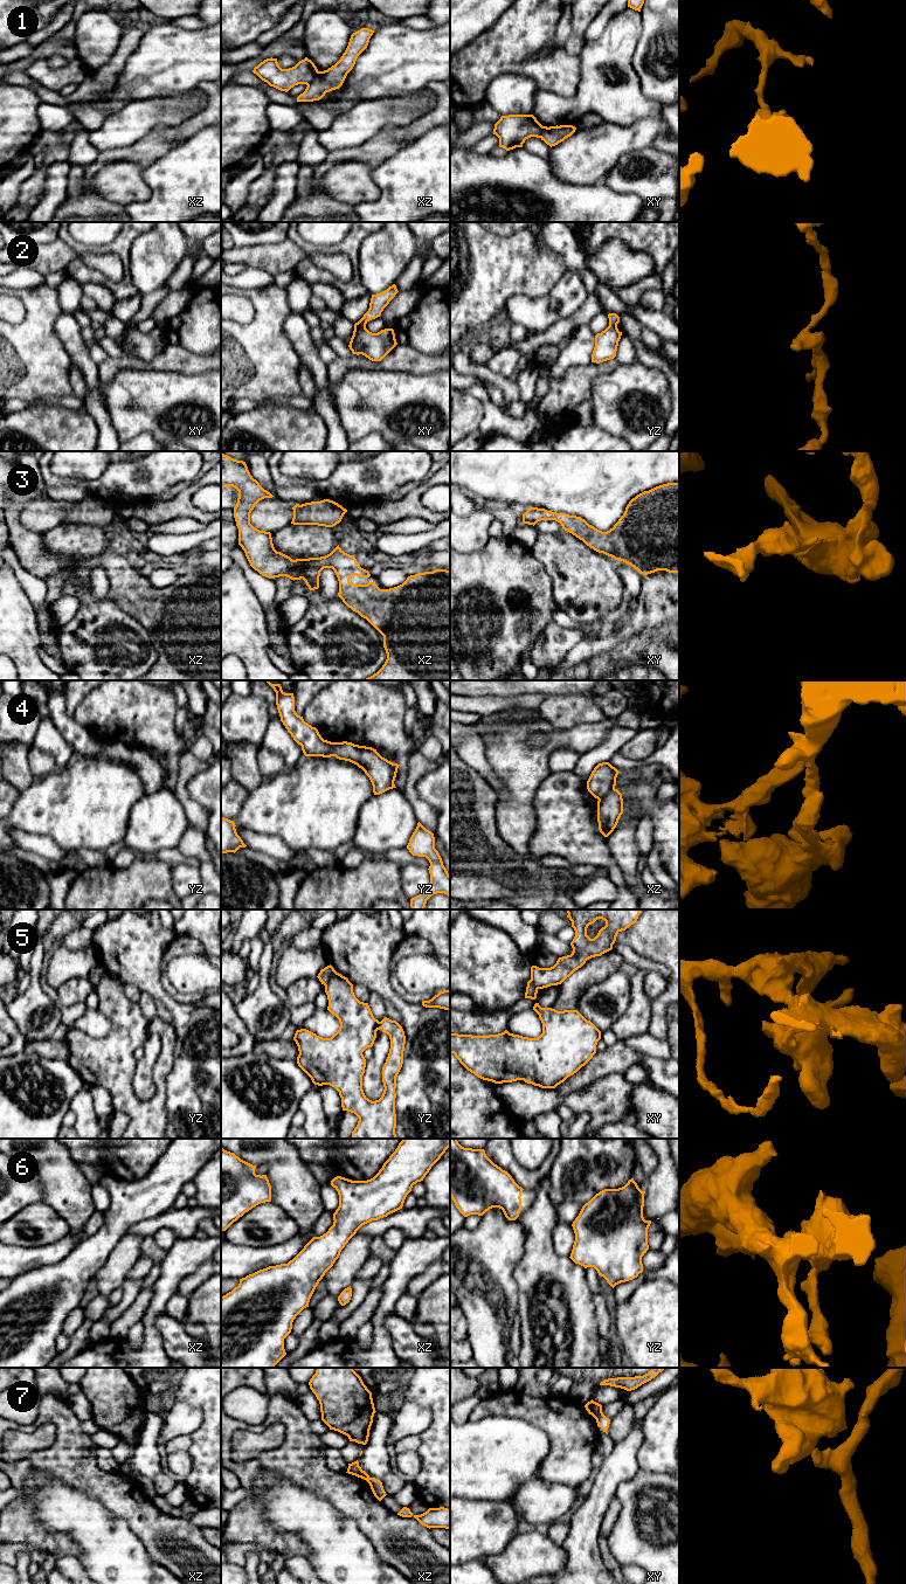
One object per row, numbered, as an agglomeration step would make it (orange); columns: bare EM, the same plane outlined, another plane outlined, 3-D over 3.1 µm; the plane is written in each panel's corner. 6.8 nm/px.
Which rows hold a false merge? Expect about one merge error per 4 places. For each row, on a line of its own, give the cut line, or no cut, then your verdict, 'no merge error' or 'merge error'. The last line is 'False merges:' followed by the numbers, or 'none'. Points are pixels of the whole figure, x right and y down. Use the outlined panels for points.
1: xz (319, 71), (306, 84) | merge error
2: no cut | no merge error
3: no cut | no merge error
4: xz (614, 787), (599, 800) | merge error
5: yz (336, 972), (325, 987) | merge error
6: no cut | no merge error
7: xy (602, 1413), (596, 1419) | merge error
False merges: 1, 4, 5, 7

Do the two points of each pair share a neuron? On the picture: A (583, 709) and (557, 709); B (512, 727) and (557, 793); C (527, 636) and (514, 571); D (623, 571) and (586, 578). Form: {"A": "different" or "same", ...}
{"A": "same", "B": "different", "C": "same", "D": "different"}

